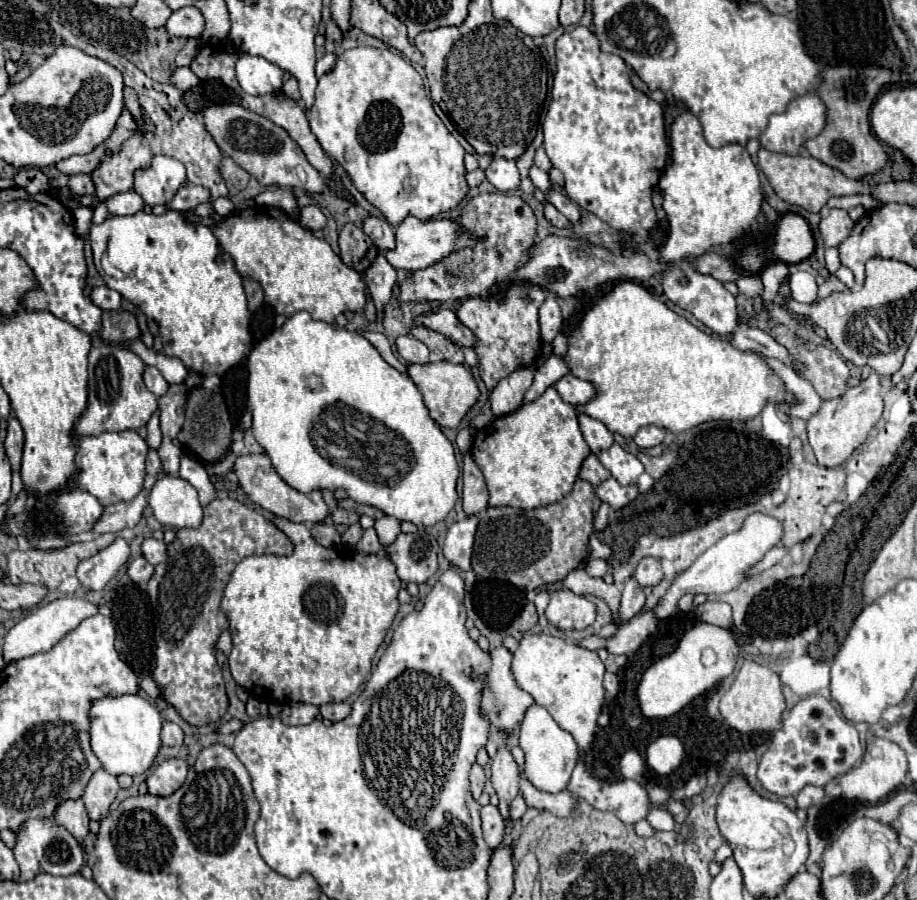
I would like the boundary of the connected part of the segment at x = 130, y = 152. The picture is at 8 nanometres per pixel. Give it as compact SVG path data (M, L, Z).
M134 133L120 149L118 155L110 155L110 161L98 165L92 173L92 181L96 187L96 197L108 199L114 193L132 189L132 175L140 167L148 167L152 161L150 151L152 133Z

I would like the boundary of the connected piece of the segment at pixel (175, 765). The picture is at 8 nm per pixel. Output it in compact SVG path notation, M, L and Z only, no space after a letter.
M170 757L160 761L148 775L146 785L148 785L148 793L152 795L172 795L186 779L186 771L188 765L184 759L178 757Z

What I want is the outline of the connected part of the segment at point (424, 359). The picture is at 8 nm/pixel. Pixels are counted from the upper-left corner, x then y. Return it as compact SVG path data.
M410 335L398 337L396 349L406 363L428 363L428 347Z

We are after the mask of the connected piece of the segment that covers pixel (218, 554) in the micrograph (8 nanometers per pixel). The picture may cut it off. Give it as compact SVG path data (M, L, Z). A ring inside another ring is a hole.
M214 499L204 507L204 523L198 529L178 531L176 539L168 545L168 559L154 567L154 575L146 587L156 617L156 669L152 671L152 677L160 687L160 697L172 705L186 723L204 727L208 723L220 721L220 717L228 711L228 695L222 671L216 663L216 641L218 635L228 629L228 621L224 613L220 613L220 599L234 567L250 555L290 555L292 551L292 541L254 509L232 499Z

